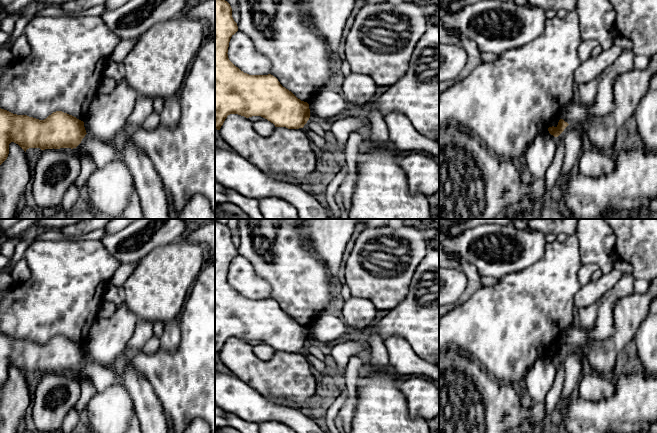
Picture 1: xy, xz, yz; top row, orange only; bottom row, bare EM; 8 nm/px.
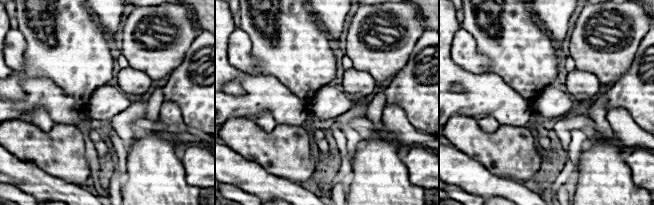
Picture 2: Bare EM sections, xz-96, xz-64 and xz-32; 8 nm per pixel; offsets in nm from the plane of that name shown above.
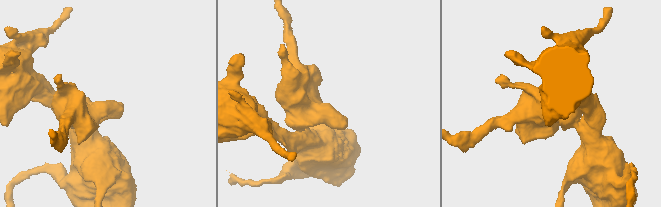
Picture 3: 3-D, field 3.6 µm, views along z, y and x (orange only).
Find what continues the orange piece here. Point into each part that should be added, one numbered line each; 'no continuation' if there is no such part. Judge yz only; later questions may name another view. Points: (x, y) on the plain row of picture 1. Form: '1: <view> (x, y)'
no continuation

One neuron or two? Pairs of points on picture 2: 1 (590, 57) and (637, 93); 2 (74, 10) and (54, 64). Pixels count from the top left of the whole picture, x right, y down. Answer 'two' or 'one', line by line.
1: two
2: one

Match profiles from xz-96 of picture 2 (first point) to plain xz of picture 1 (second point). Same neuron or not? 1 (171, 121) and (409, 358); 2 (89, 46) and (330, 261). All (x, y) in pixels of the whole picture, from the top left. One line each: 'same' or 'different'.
1: same
2: different

